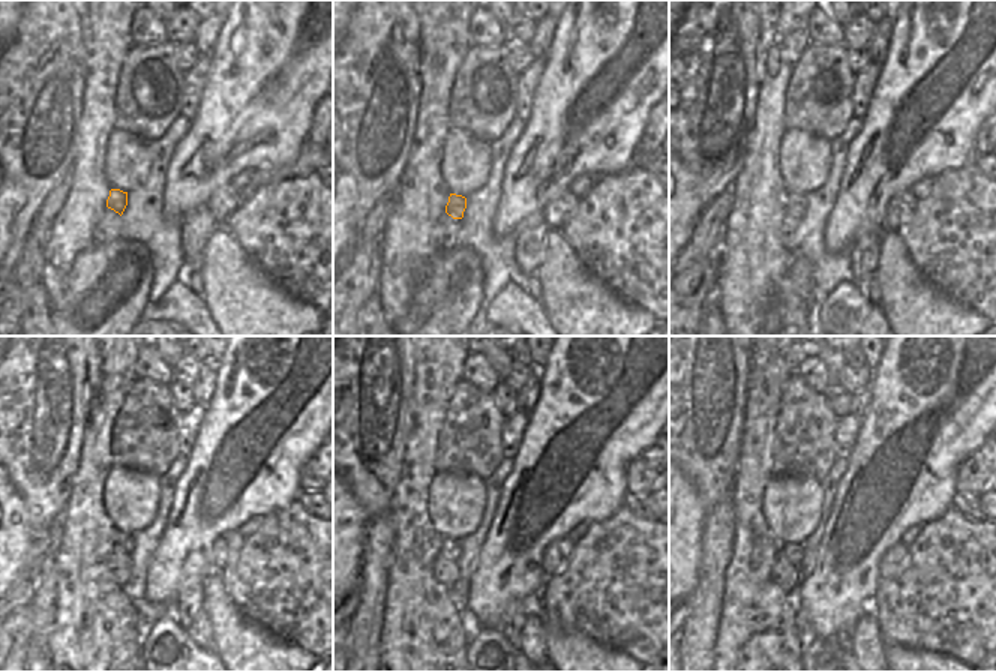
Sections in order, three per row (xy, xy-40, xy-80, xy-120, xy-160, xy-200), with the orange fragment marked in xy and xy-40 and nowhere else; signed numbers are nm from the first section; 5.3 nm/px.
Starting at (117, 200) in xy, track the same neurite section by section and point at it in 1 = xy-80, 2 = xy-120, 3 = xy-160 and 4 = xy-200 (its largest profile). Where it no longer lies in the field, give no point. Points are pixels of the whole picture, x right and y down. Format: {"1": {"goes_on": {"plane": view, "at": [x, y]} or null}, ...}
{"1": {"goes_on": {"plane": "xy-80", "at": [797, 203]}}, "2": {"goes_on": {"plane": "xy-120", "at": [126, 545]}}, "3": {"goes_on": {"plane": "xy-160", "at": [450, 548]}}, "4": {"goes_on": {"plane": "xy-200", "at": [792, 551]}}}

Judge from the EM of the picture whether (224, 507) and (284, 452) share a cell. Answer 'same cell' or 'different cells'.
same cell

